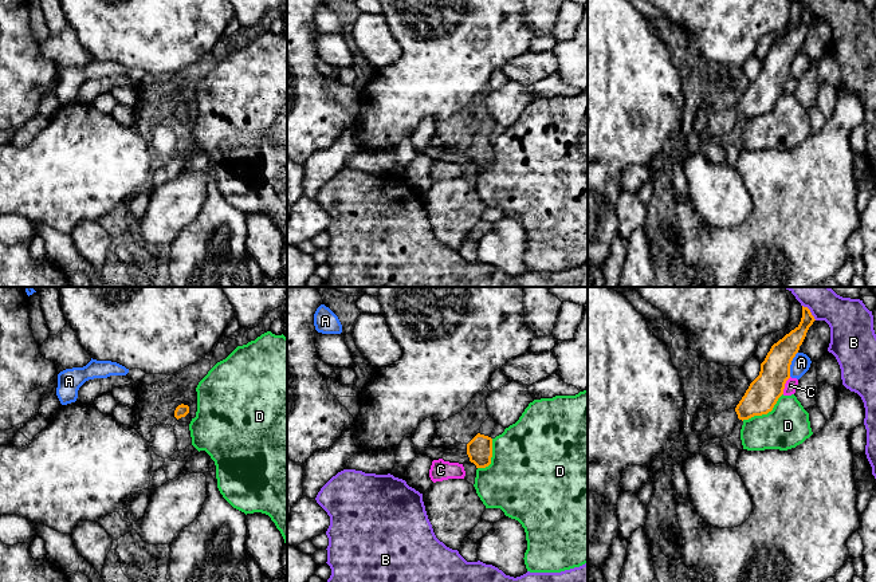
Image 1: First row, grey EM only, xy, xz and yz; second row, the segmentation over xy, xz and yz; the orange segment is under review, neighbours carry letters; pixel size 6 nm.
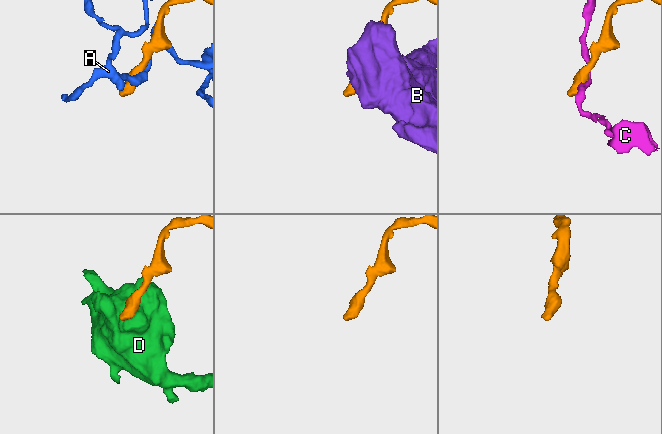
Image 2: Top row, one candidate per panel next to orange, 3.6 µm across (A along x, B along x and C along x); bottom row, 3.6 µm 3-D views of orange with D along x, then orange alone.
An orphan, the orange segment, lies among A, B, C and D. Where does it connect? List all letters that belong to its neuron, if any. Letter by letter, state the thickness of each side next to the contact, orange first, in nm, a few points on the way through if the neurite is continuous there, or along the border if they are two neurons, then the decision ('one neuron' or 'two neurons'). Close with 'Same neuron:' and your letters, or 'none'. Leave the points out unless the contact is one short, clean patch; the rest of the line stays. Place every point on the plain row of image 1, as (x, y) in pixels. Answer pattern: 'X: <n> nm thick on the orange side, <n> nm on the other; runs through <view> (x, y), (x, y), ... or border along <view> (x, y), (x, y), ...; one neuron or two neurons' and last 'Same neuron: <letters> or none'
A: 190 nm thick on the orange side, 110 nm on the other; two neurons
B: 120 nm thick on the orange side, 260 nm on the other; border along yz (802, 4), (816, 19); two neurons
C: 190 nm thick on the orange side, 70 nm on the other; two neurons
D: 190 nm thick on the orange side, 260 nm on the other; two neurons
Same neuron: none

